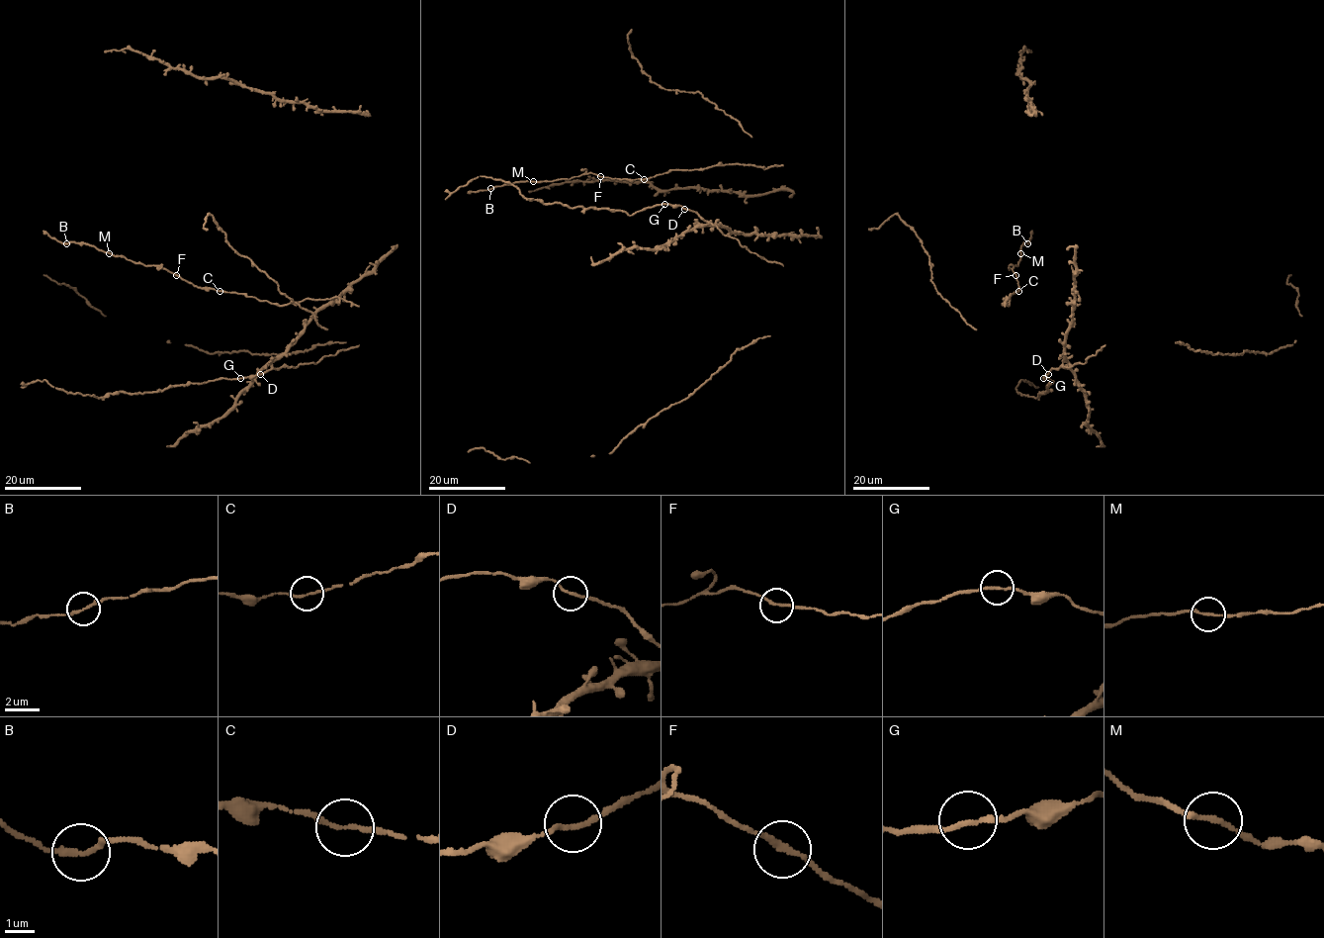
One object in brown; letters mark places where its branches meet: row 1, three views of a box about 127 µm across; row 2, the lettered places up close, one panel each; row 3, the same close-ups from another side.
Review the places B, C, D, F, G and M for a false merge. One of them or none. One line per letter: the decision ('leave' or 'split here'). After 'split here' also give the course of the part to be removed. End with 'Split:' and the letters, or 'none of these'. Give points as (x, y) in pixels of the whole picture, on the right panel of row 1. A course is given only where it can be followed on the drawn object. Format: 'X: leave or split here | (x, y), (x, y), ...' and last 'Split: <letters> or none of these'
B: leave
C: leave
D: leave
F: leave
G: leave
M: leave
Split: none of these

